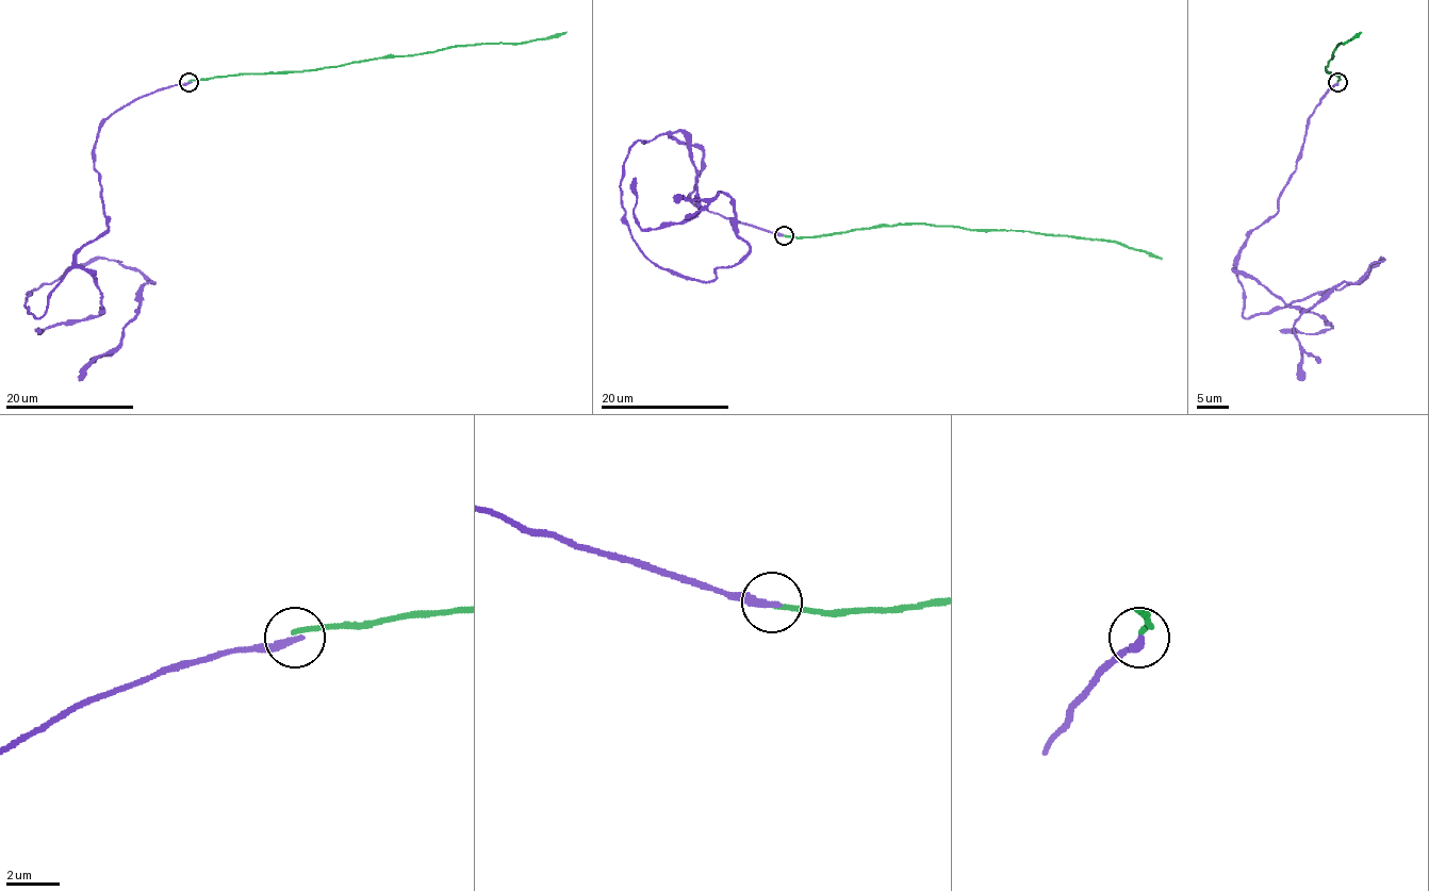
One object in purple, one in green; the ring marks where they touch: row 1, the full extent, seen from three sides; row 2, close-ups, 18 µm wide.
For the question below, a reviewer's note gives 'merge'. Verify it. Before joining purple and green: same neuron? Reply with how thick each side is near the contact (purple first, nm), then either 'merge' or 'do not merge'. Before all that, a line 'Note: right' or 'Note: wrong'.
Note: wrong
320 nm thick on the purple side, 180 nm on the other; do not merge

